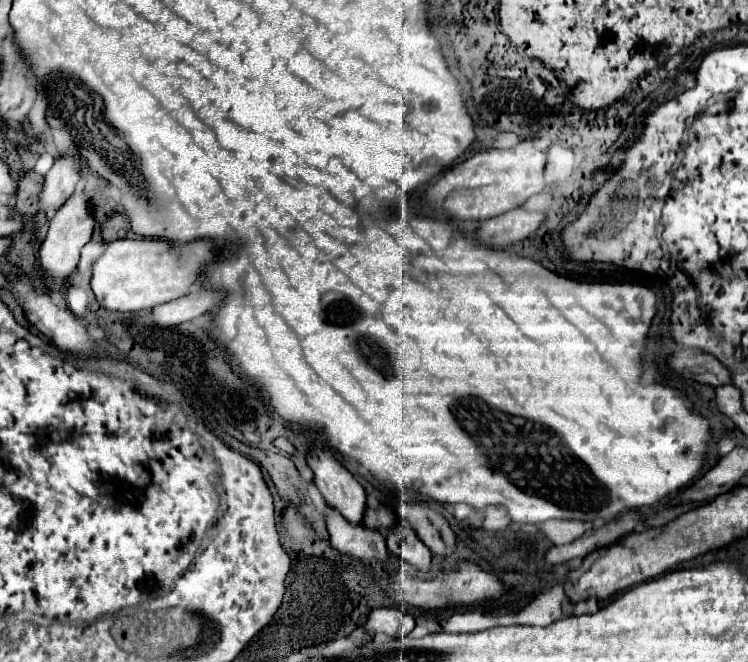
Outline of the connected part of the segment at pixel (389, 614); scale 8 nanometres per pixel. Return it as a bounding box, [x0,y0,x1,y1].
[365,607,415,638]

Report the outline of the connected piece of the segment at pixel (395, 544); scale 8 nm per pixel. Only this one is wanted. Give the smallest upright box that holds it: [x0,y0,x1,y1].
[387,525,431,571]

